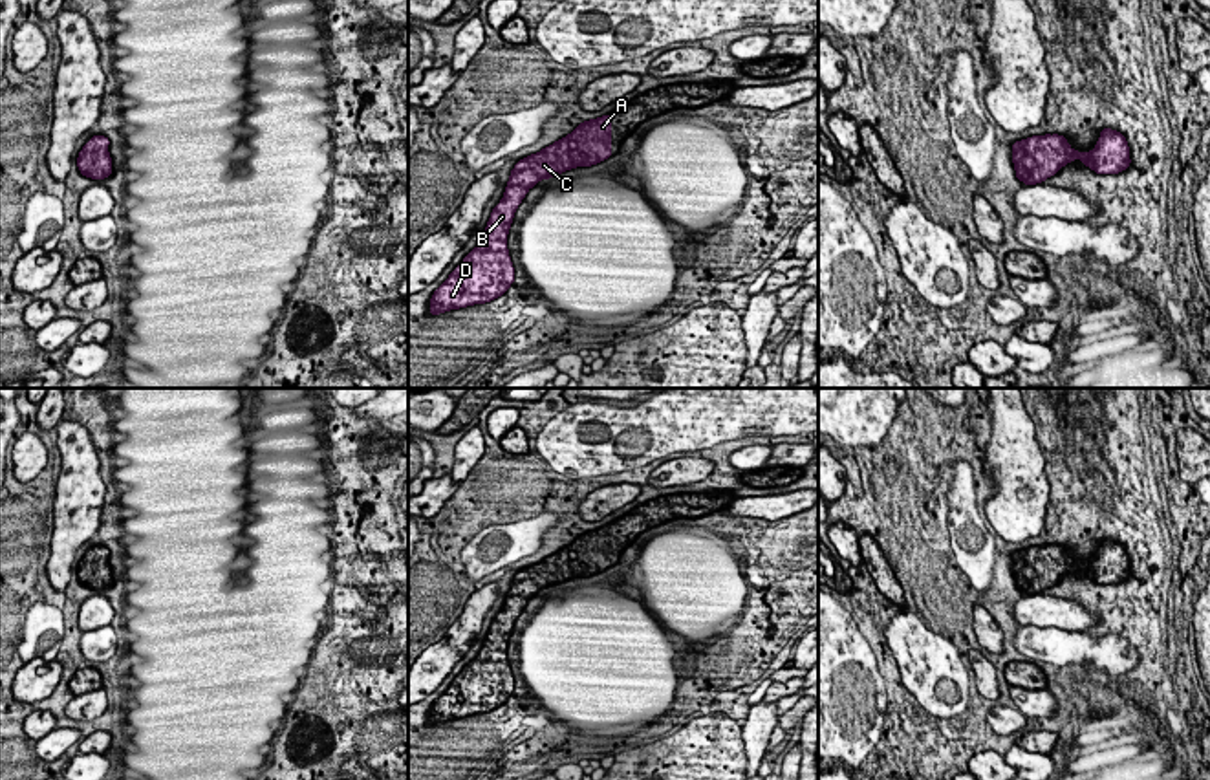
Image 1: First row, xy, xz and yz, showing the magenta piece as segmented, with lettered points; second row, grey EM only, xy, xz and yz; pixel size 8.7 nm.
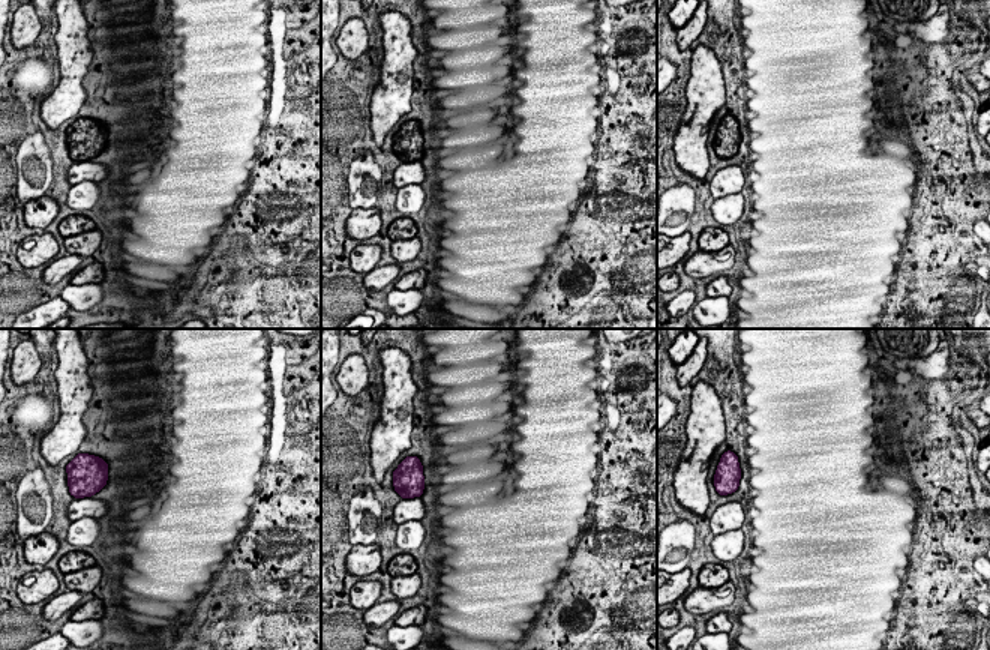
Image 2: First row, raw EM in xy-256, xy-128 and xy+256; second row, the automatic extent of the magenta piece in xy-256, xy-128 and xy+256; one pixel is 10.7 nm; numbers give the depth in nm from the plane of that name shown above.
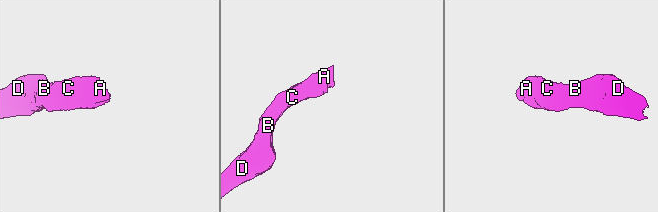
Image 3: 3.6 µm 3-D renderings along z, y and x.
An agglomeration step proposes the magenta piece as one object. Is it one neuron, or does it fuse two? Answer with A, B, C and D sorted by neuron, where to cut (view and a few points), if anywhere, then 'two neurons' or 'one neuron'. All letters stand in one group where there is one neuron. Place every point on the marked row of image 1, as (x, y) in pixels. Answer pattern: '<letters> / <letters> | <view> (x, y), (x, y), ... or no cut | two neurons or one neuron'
A B C D | no cut | one neuron

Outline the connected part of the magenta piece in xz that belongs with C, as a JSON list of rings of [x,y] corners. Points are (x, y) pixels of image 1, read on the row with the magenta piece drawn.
[[[611,114],[584,121],[569,135],[520,159],[511,170],[502,201],[491,212],[481,240],[434,291],[428,315],[502,297],[514,282],[507,233],[527,190],[540,179],[575,167],[597,165],[606,157],[611,157]]]

